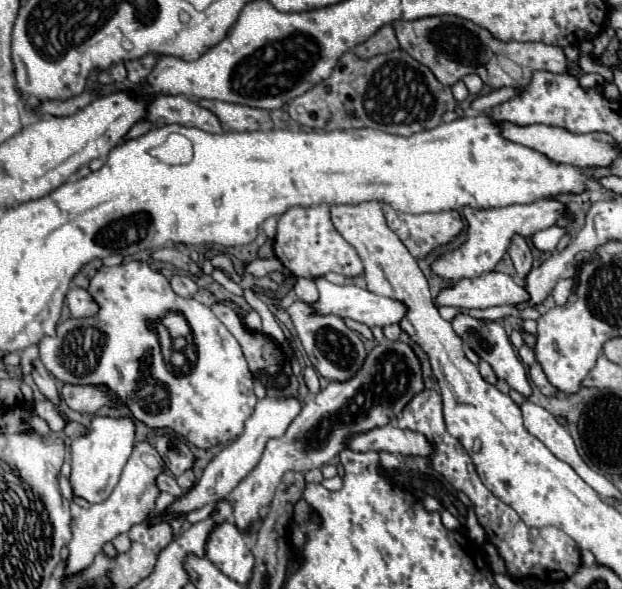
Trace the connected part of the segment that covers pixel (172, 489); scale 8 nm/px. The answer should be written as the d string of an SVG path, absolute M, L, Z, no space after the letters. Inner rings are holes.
M170 473L158 475L158 487L160 487L160 491L166 491L166 493L170 493L170 495L174 495L174 497L180 497L180 495L184 493L184 491L178 487L176 479L174 479Z

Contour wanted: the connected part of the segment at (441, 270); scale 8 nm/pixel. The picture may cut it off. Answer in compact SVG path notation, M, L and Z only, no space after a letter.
M540 199L530 205L510 205L510 207L500 207L494 211L474 211L472 207L464 207L462 215L468 221L466 241L460 247L442 253L430 265L430 269L432 269L432 273L436 273L438 277L442 277L448 283L456 283L464 277L478 277L482 273L488 273L498 265L502 255L508 251L514 235L530 237L536 231L548 229L564 215L564 211L566 211L564 205L554 199Z

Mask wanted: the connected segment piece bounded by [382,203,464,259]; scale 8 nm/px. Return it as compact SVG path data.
M382 203L382 211L388 221L388 227L400 237L400 241L416 259L422 259L434 247L448 243L464 227L458 211L410 215L398 213L386 203Z

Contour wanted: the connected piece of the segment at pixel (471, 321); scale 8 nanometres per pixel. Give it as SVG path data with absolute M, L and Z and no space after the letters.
M456 315L452 319L452 327L454 331L458 331L458 335L462 335L462 341L464 345L468 345L470 349L474 349L480 359L488 361L492 365L492 369L496 371L496 375L500 379L504 379L512 389L516 389L520 395L524 397L530 397L532 395L532 387L530 387L530 381L528 381L528 373L526 373L526 367L522 365L522 361L518 359L518 355L514 353L512 349L512 343L504 331L504 327L496 321L482 321L482 319L474 319L474 317L468 317L468 315Z

